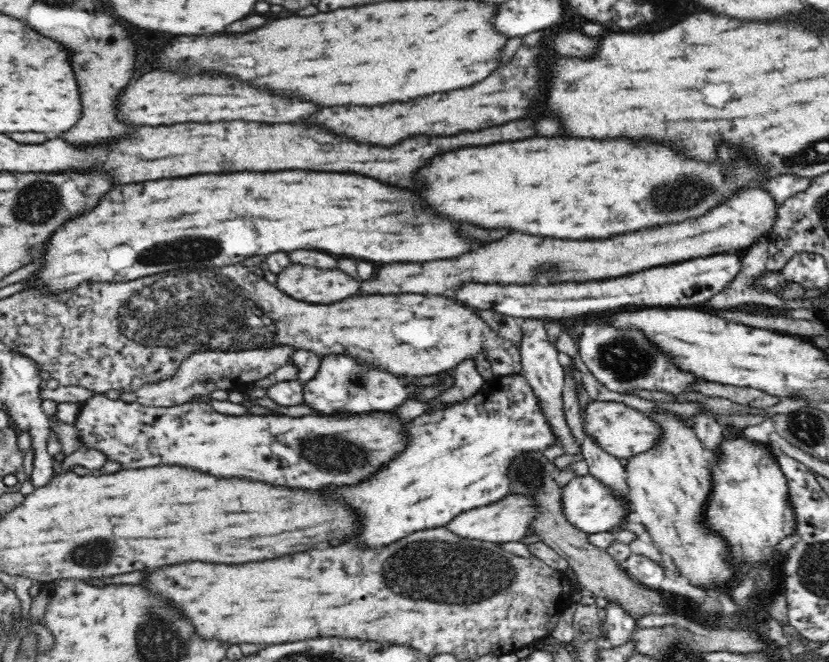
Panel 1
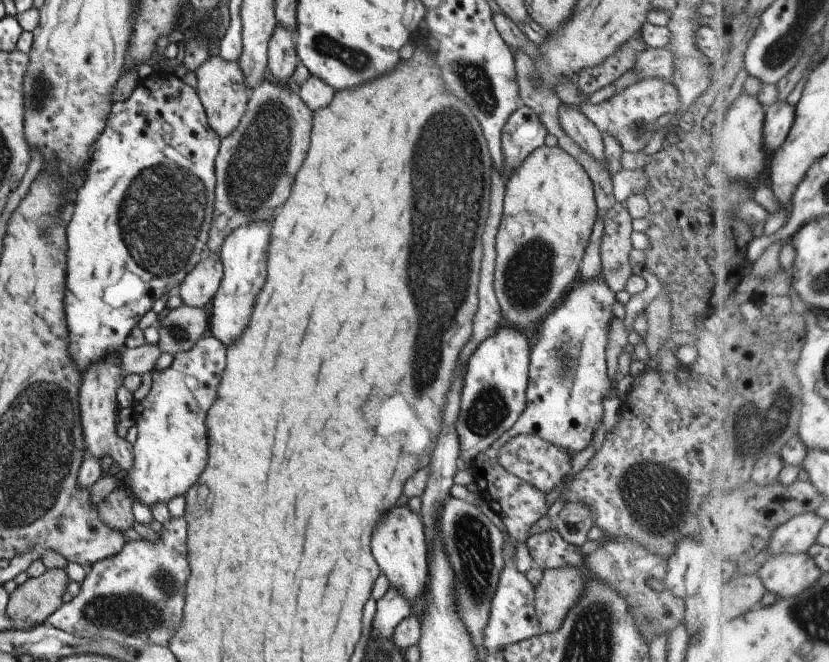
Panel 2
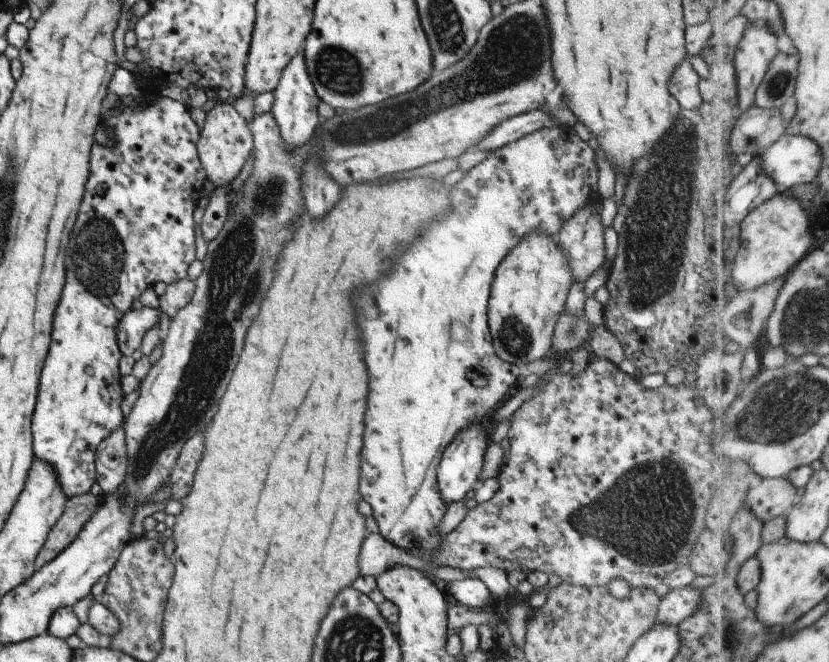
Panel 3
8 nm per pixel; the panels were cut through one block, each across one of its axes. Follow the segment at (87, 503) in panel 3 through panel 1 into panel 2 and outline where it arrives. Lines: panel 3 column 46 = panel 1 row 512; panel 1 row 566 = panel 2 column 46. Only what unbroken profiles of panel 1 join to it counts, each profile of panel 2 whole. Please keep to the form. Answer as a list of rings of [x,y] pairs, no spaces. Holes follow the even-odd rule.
[[[49,568],[37,576],[15,586],[6,603],[7,618],[13,628],[25,630],[46,621],[47,616],[61,604],[71,600],[66,592],[70,581],[64,568]]]

